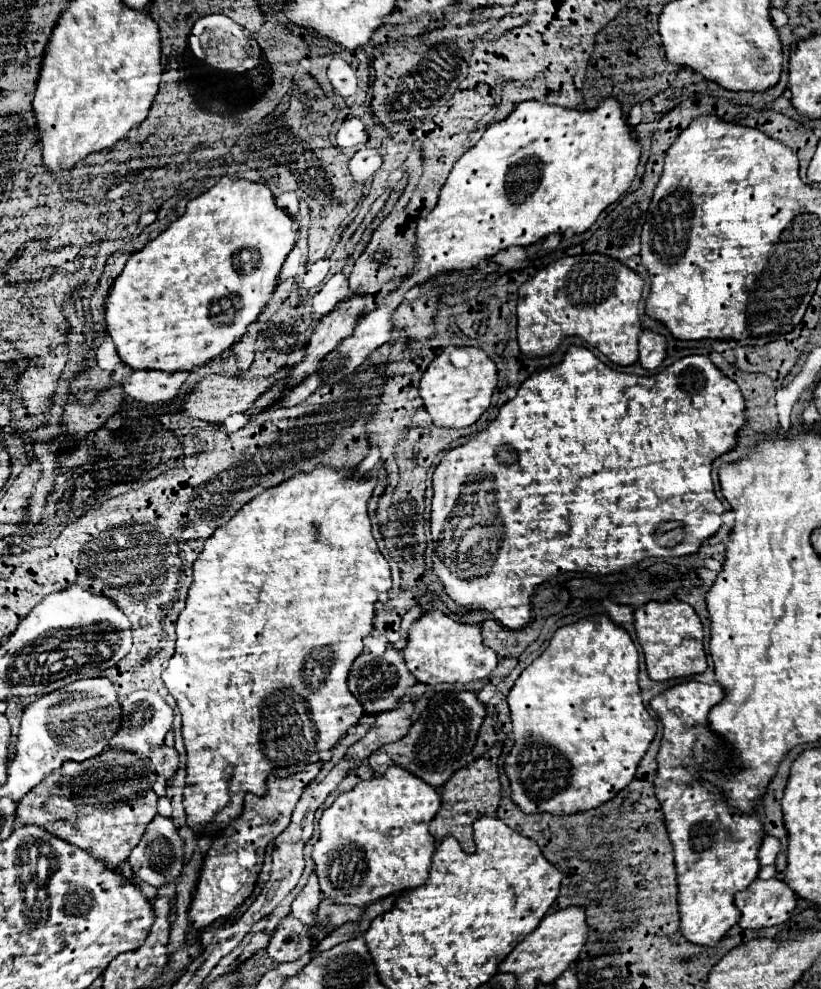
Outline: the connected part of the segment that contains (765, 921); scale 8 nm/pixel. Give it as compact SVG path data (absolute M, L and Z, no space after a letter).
M755 880L745 892L735 894L735 904L741 910L741 928L771 928L787 922L797 906L795 892L781 880Z

